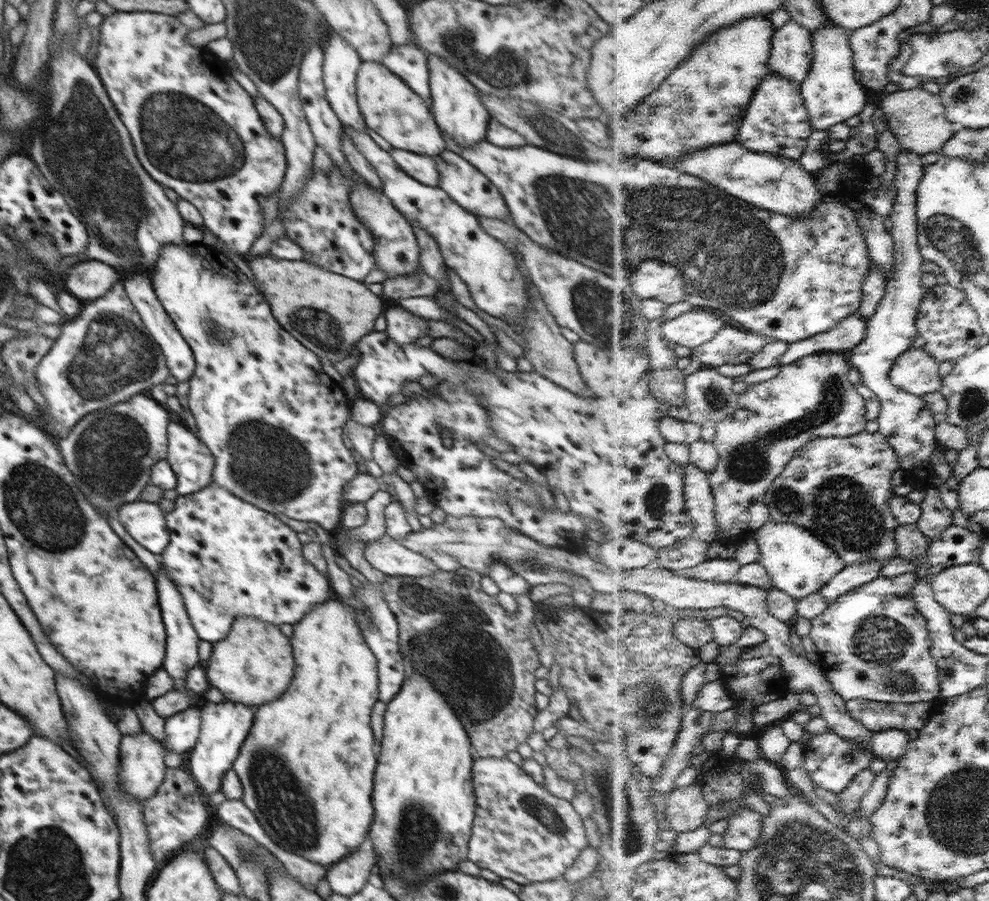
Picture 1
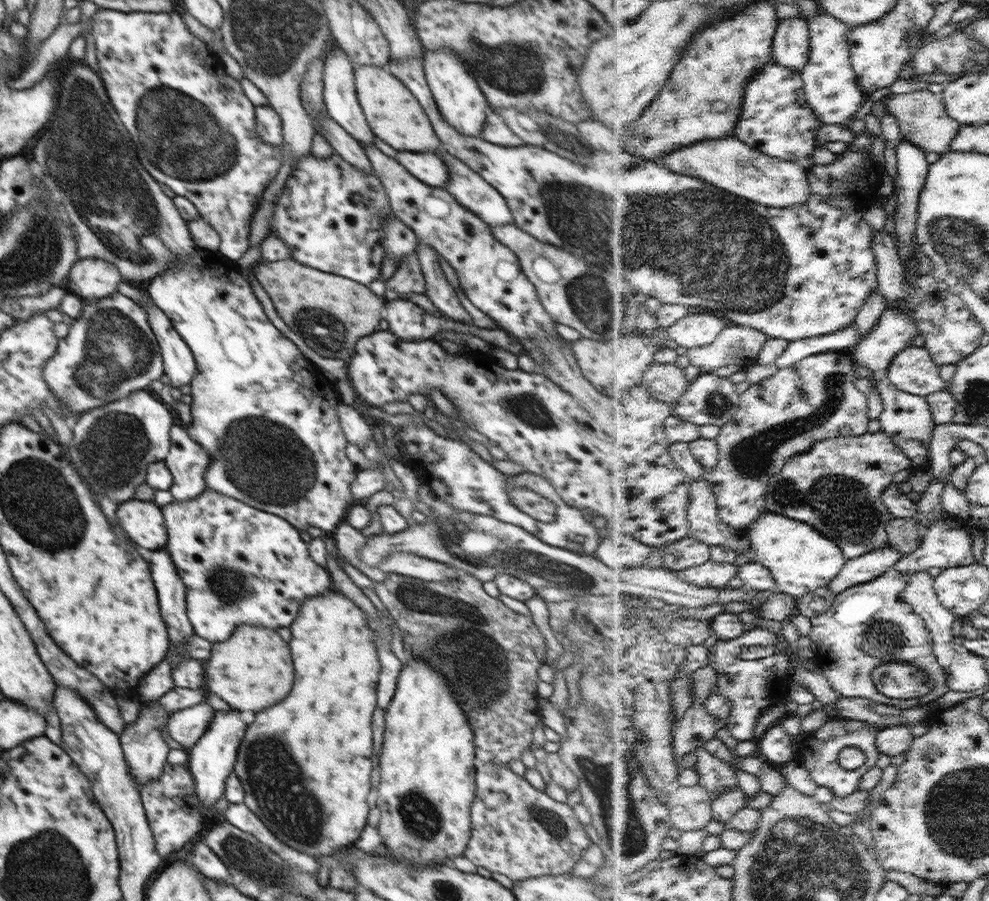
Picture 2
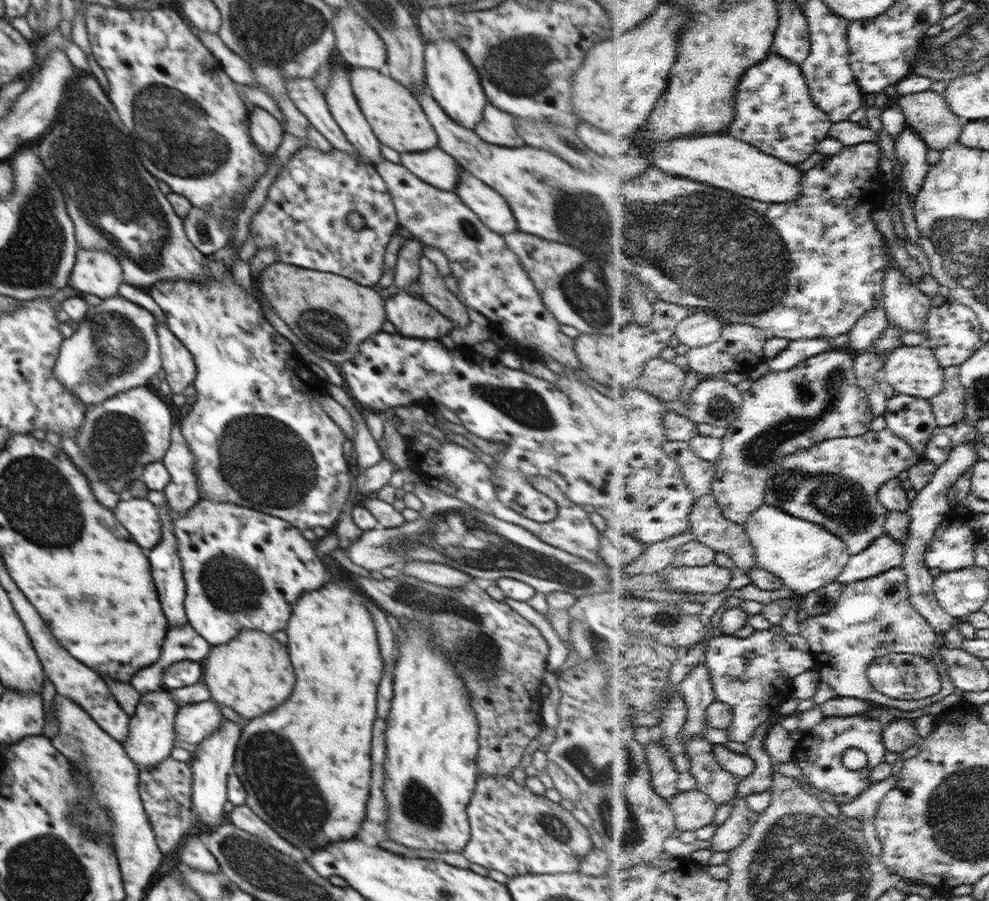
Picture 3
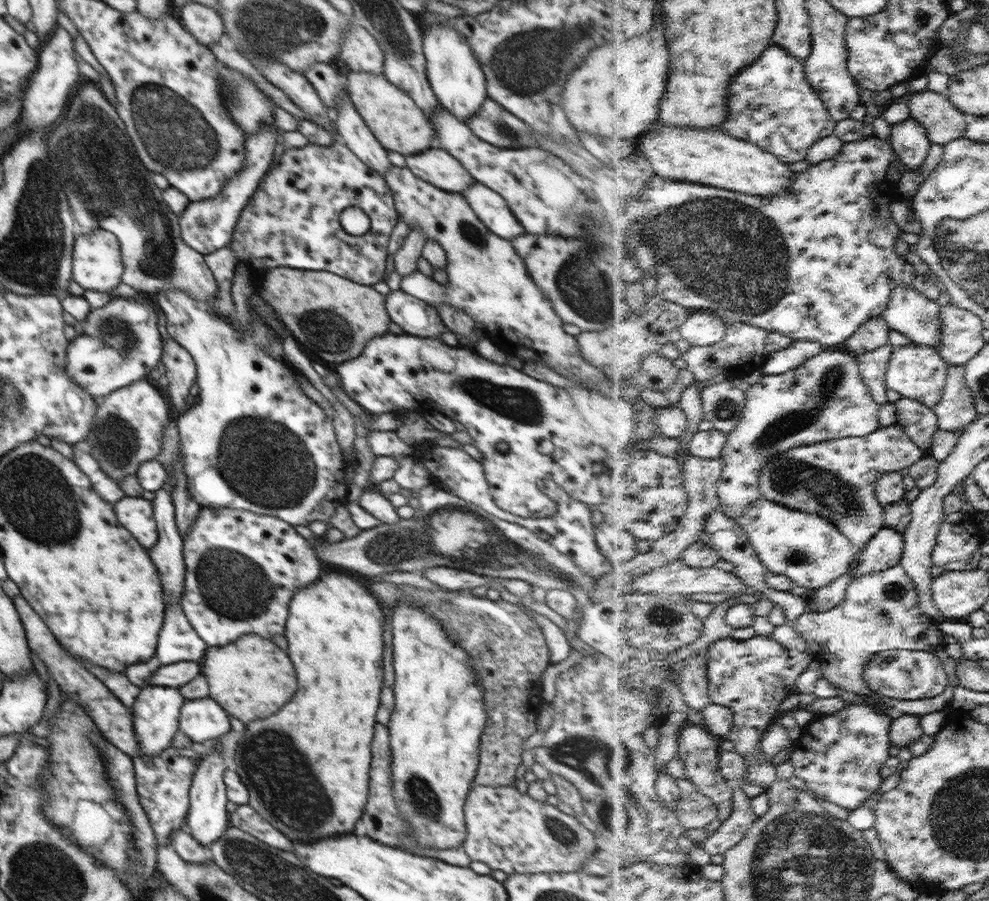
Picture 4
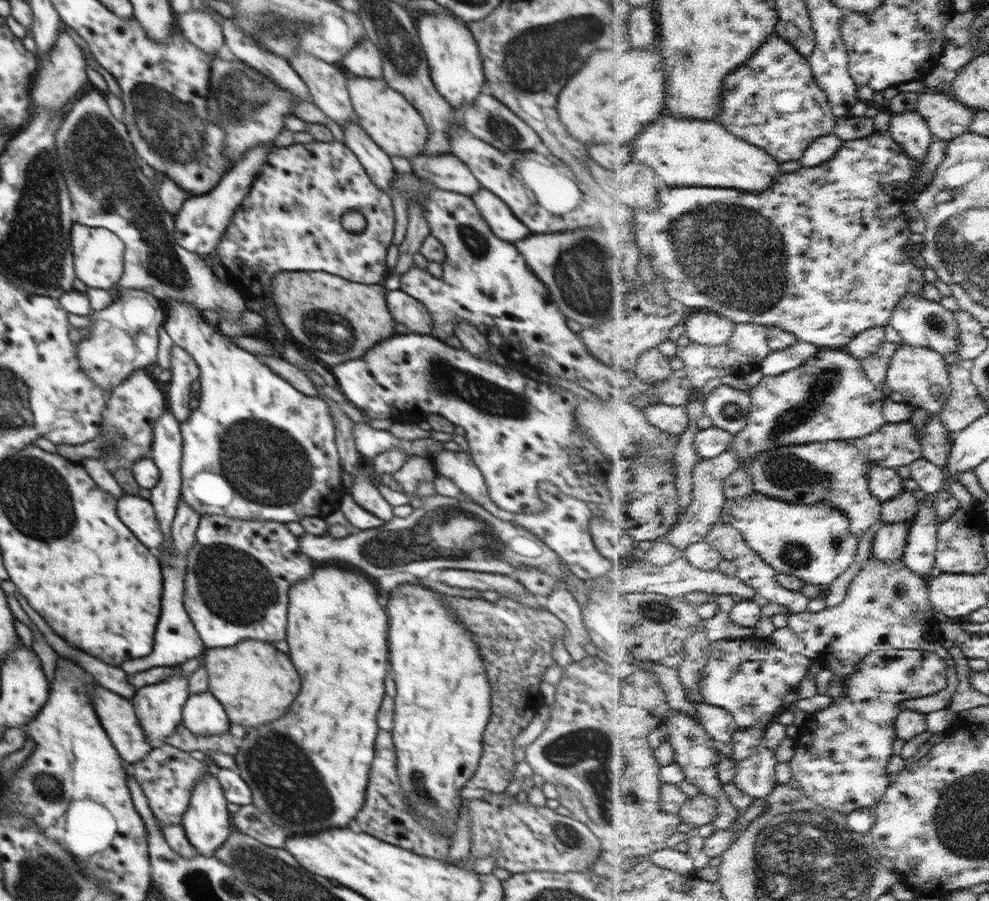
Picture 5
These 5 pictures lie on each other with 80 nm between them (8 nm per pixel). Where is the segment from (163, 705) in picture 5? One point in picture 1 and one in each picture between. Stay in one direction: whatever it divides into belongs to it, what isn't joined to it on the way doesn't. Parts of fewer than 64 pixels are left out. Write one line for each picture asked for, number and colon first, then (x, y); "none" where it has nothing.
1: (142, 769)
2: (146, 752)
3: (152, 734)
4: (156, 711)

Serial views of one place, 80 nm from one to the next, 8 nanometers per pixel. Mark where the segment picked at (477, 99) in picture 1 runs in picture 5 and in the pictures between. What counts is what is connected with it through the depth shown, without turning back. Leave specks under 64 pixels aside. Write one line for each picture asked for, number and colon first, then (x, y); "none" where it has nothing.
2: (460, 101)
3: (454, 83)
4: (454, 73)
5: (455, 65)

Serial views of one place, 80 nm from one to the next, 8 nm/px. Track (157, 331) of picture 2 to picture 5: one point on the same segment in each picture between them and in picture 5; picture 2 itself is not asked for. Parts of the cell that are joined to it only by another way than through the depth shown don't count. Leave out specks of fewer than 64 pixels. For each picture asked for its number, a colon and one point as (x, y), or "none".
3: (178, 364)
4: (181, 371)
5: (183, 369)

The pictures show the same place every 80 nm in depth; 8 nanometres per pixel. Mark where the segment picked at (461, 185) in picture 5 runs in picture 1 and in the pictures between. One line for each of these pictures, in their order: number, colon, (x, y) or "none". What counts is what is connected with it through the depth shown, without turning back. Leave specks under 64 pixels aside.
1: (421, 167)
2: (429, 167)
3: (435, 166)
4: (436, 166)

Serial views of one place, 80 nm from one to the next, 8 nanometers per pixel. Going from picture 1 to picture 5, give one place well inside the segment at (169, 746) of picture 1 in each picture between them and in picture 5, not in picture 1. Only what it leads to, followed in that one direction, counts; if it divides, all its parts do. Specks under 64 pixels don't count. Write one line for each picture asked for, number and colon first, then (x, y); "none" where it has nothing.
2: (187, 726)
3: (194, 722)
4: (201, 720)
5: (202, 714)

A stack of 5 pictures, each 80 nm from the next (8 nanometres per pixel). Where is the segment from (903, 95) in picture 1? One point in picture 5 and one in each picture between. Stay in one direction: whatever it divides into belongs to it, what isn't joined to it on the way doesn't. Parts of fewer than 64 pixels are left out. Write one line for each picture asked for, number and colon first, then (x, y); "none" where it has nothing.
2: (924, 118)
3: (928, 112)
4: (945, 122)
5: (949, 117)

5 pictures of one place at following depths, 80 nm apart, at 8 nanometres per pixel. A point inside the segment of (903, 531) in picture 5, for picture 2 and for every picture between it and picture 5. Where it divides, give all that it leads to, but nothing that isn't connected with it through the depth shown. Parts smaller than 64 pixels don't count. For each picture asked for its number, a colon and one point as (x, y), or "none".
2: (866, 568)
3: (887, 553)
4: (887, 549)

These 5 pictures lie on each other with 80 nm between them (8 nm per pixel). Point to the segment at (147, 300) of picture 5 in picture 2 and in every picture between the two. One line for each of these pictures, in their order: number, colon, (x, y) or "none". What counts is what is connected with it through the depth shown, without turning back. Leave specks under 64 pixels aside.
2: (110, 351)
3: (115, 348)
4: (121, 344)

